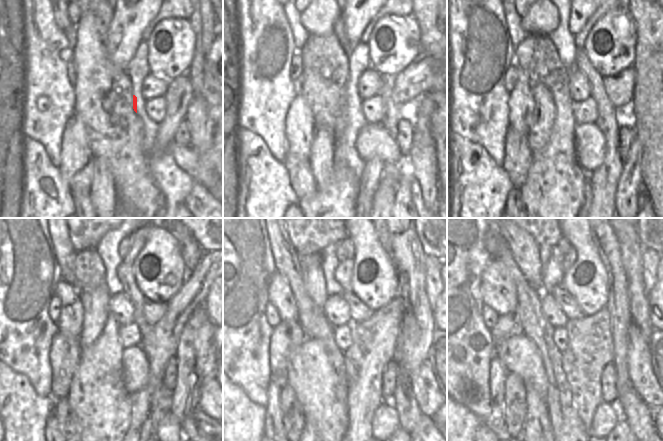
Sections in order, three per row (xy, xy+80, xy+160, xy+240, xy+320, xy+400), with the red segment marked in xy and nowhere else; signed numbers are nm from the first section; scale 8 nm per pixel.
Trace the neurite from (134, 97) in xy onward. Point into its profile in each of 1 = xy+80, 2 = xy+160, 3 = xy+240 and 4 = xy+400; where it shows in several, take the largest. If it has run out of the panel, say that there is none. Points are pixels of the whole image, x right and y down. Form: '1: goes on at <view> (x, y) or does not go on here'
1: goes on at xy+80 (353, 107)
2: goes on at xy+160 (554, 191)
3: goes on at xy+240 (97, 394)
4: goes on at xy+400 (519, 354)

